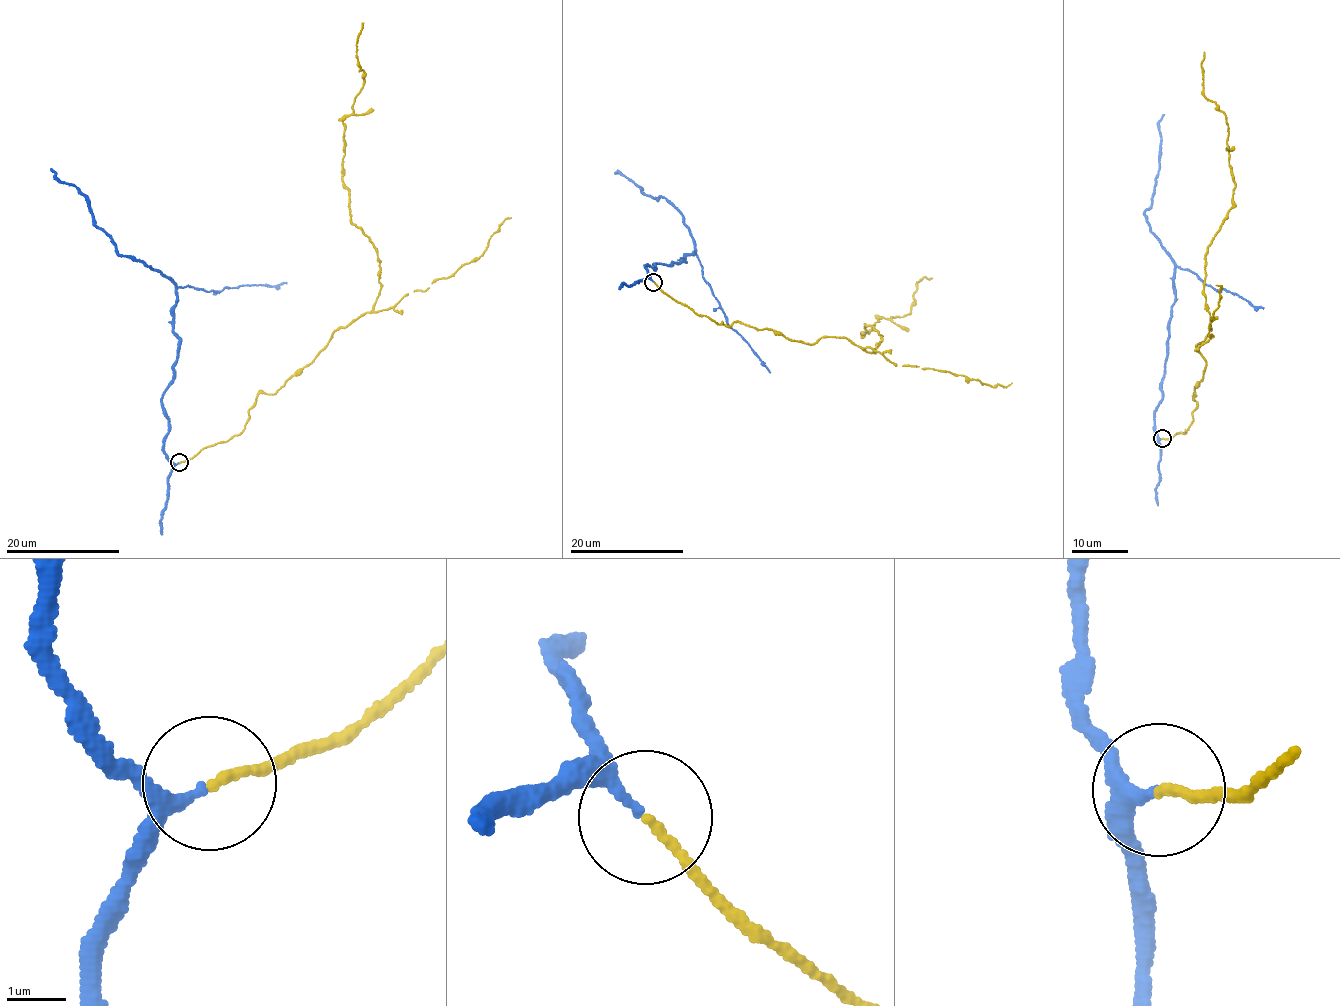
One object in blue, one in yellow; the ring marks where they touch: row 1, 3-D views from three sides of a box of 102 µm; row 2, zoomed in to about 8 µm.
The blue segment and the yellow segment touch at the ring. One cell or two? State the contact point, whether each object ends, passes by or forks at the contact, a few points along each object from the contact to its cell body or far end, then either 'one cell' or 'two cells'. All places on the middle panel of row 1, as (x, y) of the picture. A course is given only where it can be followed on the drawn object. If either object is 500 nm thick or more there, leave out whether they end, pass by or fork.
at (653, 282); blue ends there; yellow ends there; blue runs (653, 282), (645, 267), (685, 261), (695, 252), (691, 233), (663, 197), (615, 173); yellow runs (653, 282), (720, 324), (869, 352), (883, 336), (865, 324), (909, 313), (932, 278); one cell

